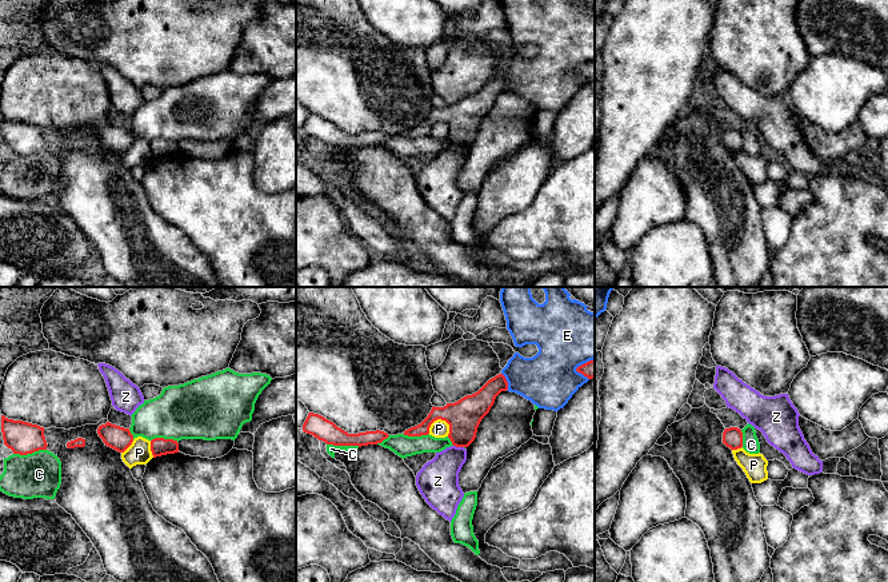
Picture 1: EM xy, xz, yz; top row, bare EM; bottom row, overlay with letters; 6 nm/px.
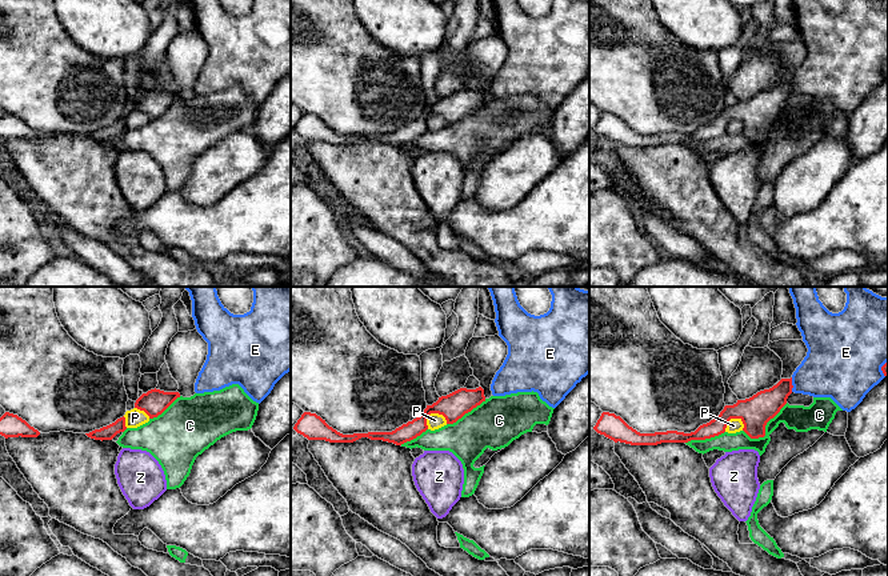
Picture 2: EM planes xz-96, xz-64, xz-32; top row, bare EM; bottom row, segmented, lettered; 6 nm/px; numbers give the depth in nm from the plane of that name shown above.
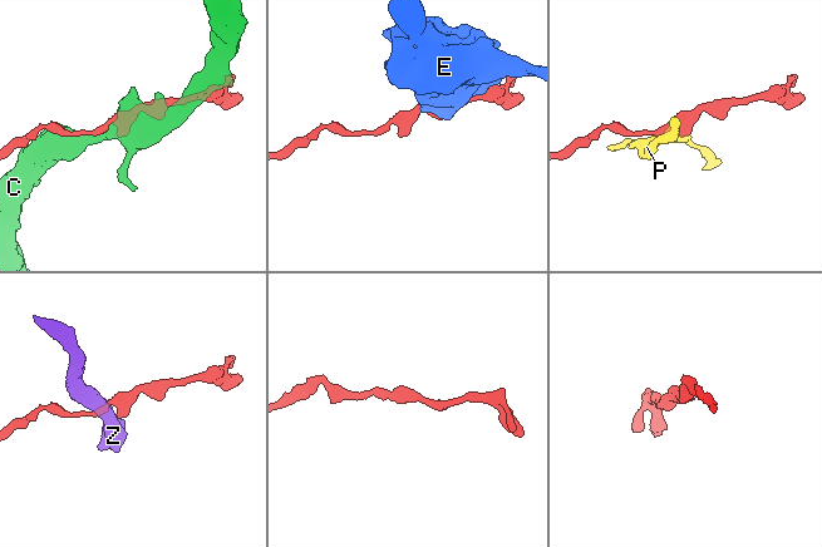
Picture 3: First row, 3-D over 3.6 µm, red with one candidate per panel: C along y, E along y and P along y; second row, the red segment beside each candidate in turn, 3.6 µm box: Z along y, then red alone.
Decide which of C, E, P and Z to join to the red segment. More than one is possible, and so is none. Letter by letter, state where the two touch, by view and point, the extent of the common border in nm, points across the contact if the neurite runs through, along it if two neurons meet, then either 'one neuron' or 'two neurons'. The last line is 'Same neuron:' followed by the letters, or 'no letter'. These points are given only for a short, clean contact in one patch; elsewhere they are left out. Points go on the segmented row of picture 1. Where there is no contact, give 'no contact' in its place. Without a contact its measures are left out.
C: contact xy (30, 453); length 200 nm; two neurons
E: contact xz (507, 382); length 120 nm; two neurons
P: contact xz (436, 419); length 140 nm; border xz (450, 425), (436, 419), (428, 433); two neurons
Z: contact xz (459, 446); length 70 nm; border xz (454, 445), (463, 447); two neurons
Same neuron: no letter

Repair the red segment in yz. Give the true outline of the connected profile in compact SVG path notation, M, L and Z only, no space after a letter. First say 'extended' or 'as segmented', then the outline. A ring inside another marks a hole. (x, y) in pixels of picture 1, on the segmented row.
as segmented | M737 427L725 428L723 432L723 443L731 450L743 447L743 432Z

